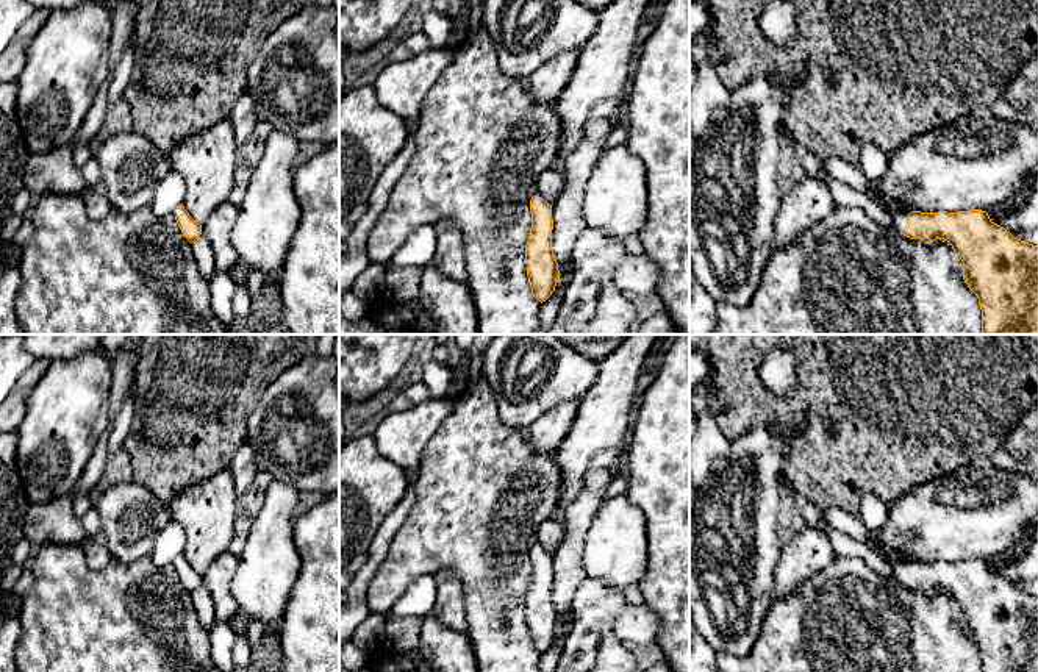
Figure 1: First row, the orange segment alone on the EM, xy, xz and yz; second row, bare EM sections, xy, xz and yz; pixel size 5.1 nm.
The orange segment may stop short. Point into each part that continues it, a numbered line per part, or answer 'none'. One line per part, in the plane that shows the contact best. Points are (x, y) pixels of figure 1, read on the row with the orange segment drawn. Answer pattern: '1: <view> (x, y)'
1: yz (854, 177)

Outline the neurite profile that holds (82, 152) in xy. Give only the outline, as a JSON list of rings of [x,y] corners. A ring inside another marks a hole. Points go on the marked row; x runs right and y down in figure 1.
[[[78,142],[73,147],[73,163],[83,167],[92,155],[92,145],[88,142]]]

